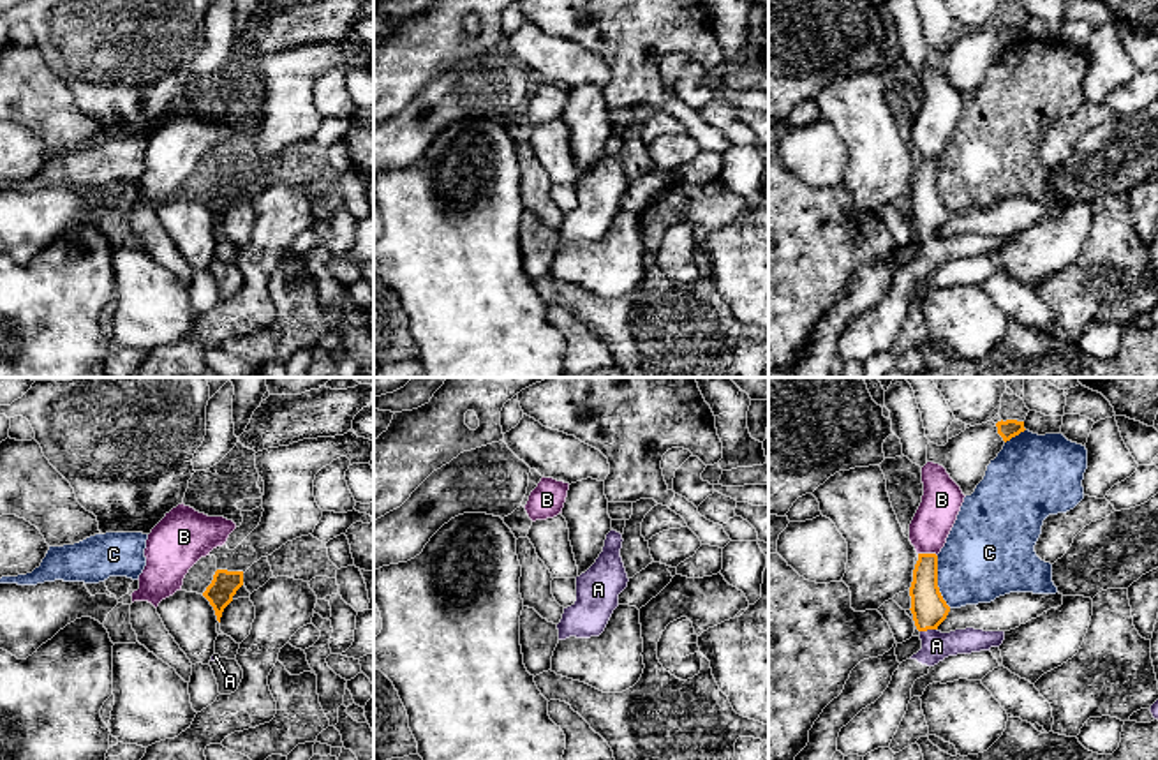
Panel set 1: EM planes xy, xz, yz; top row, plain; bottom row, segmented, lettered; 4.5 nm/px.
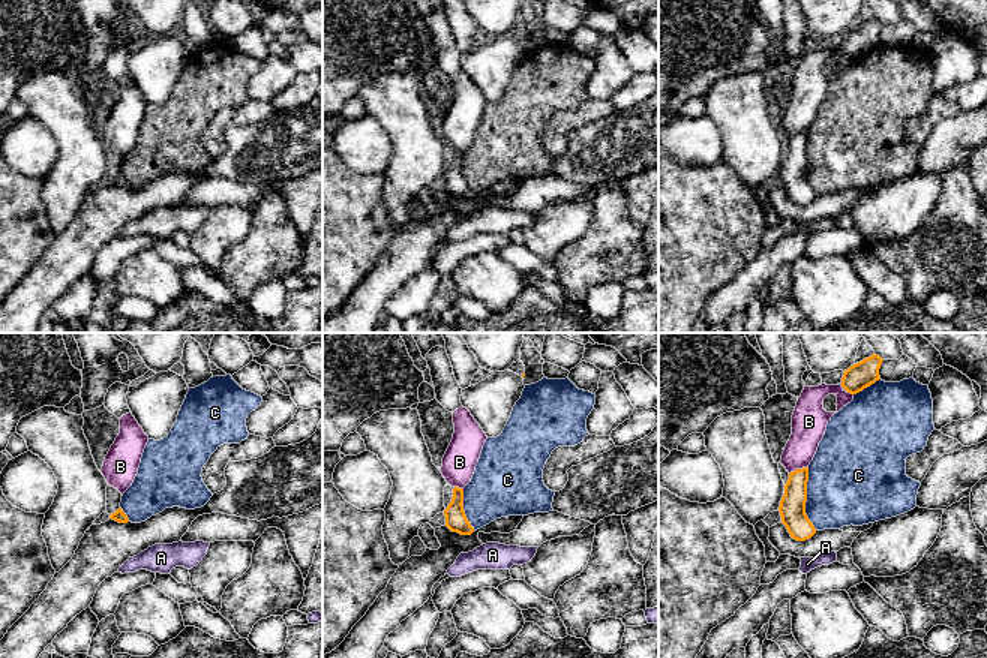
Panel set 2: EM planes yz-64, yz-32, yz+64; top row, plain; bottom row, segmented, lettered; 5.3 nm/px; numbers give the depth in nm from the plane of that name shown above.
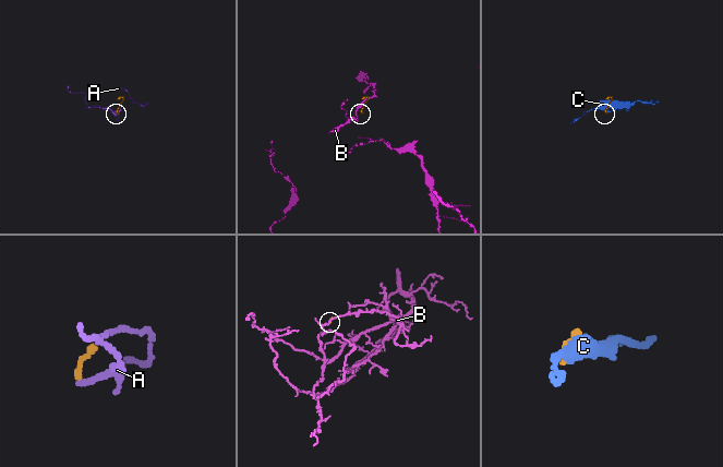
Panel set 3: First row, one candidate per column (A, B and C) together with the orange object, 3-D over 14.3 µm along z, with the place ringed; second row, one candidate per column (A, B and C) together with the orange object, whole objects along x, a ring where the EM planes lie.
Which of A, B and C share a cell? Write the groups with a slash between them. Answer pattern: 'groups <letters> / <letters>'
groups A / B / C

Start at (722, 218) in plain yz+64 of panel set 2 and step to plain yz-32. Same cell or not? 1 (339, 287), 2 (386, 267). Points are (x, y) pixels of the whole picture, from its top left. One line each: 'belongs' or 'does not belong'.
1: belongs
2: does not belong

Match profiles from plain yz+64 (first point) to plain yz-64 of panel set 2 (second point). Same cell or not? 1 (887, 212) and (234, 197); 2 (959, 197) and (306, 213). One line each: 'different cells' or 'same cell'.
1: different cells
2: different cells

